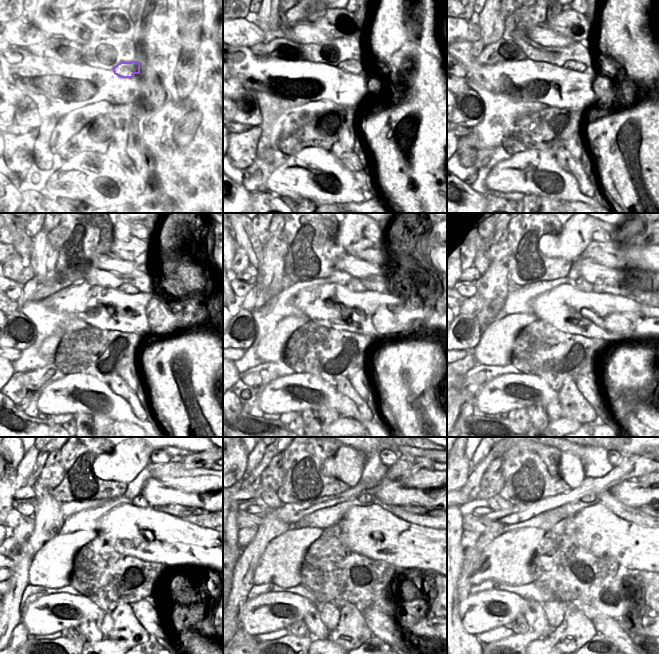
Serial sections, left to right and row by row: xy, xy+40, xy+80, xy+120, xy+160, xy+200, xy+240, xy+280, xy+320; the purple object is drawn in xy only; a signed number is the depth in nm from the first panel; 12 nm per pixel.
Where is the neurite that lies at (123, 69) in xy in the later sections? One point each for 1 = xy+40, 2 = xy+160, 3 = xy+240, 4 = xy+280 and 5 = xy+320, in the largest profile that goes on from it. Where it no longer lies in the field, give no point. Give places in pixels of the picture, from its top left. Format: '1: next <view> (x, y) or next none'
1: next xy+40 (354, 67)
2: next xy+160 (355, 285)
3: next xy+240 (139, 501)
4: next xy+280 (367, 498)
5: next xy+320 (591, 497)

